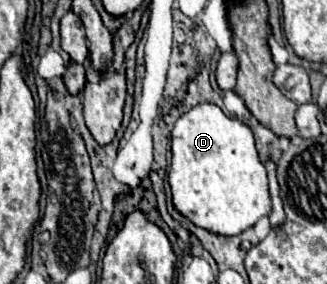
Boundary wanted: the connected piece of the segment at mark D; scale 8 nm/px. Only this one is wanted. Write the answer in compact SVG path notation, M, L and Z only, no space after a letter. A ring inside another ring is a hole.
M200 103L182 115L172 131L172 161L168 171L174 207L194 225L220 235L238 235L250 229L262 215L270 215L272 201L268 193L266 169L258 159L252 131L238 119L226 117L220 107Z

